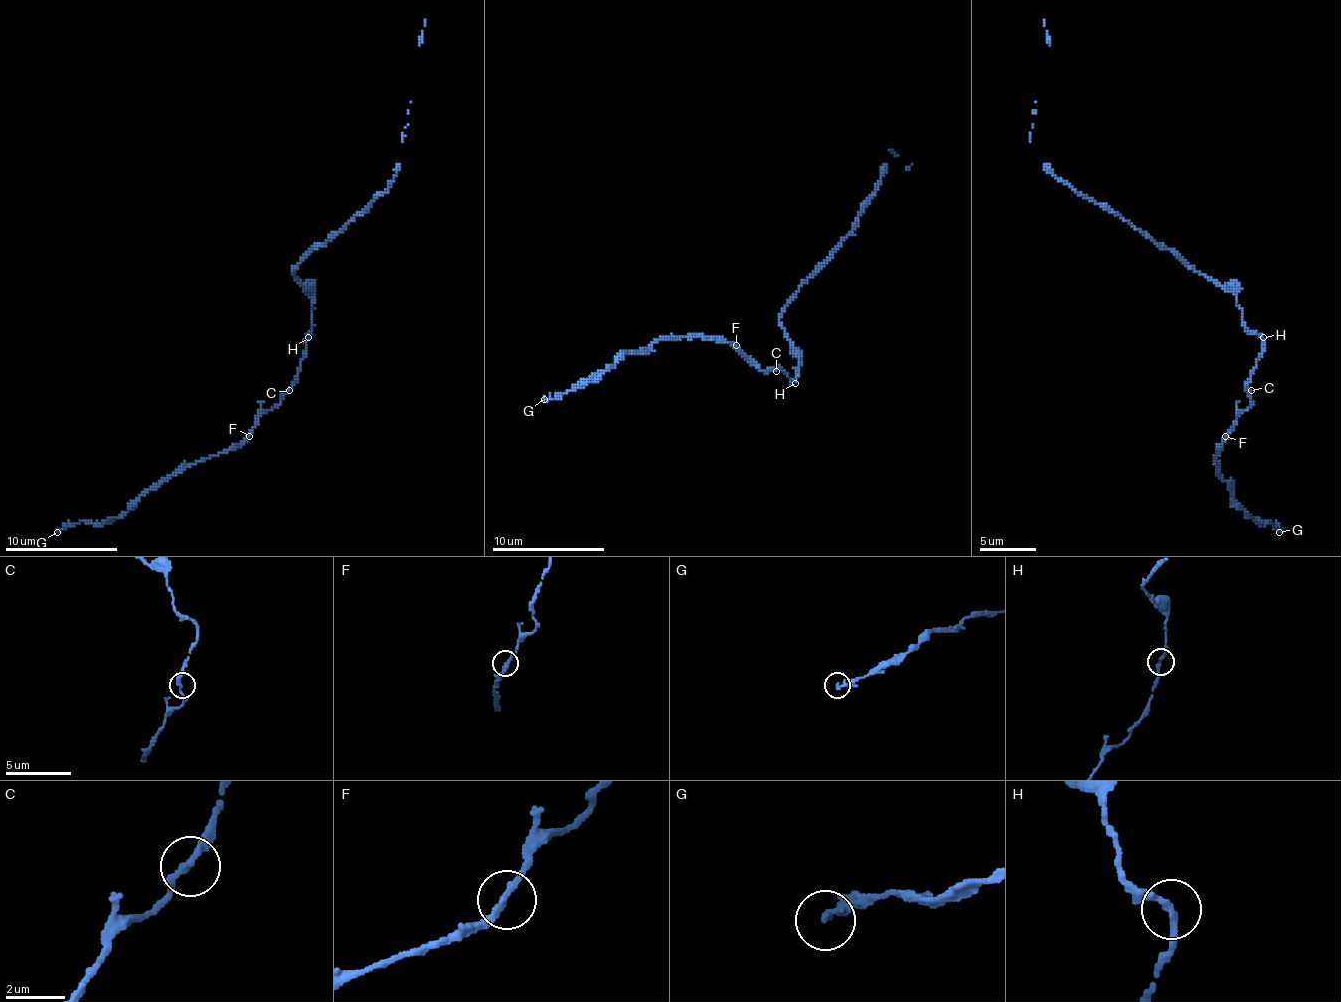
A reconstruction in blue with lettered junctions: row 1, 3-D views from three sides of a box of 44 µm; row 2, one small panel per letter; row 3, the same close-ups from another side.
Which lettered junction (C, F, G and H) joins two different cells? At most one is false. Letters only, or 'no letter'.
no letter

